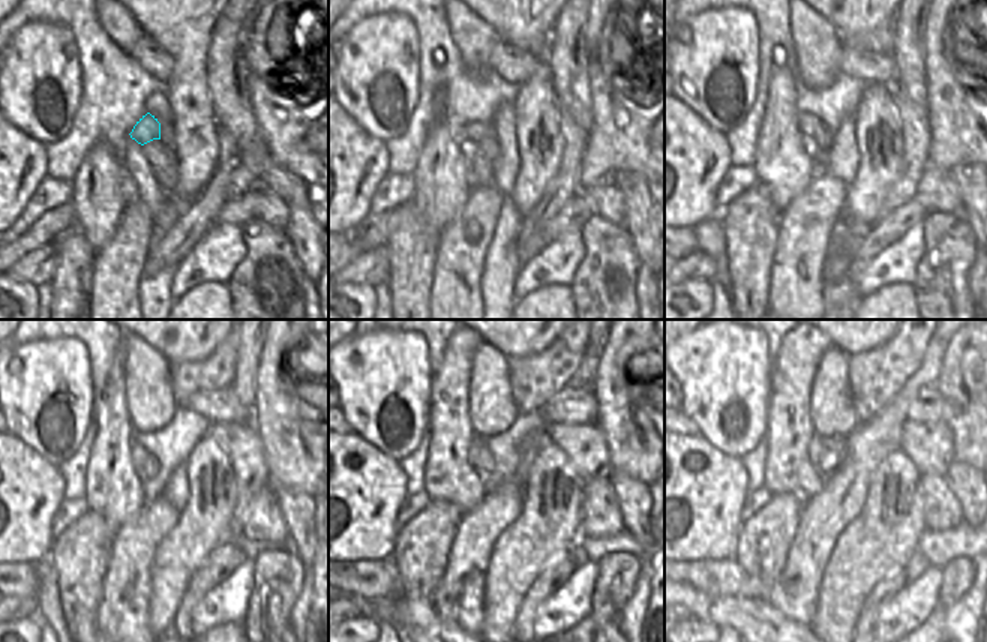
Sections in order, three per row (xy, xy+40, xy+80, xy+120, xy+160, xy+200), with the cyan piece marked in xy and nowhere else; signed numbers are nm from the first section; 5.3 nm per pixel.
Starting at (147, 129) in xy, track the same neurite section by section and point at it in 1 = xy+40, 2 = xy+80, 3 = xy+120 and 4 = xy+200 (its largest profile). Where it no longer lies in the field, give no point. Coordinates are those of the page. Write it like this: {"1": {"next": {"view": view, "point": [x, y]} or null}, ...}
{"1": {"next": {"view": "xy+40", "point": [476, 131]}}, "2": {"next": {"view": "xy+80", "point": [810, 125]}}, "3": {"next": {"view": "xy+120", "point": [138, 455]}}, "4": {"next": {"view": "xy+200", "point": [816, 443]}}}

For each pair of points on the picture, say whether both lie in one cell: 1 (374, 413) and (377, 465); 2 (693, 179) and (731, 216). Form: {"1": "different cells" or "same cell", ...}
{"1": "different cells", "2": "different cells"}

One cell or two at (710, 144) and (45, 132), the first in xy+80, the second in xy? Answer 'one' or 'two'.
two

